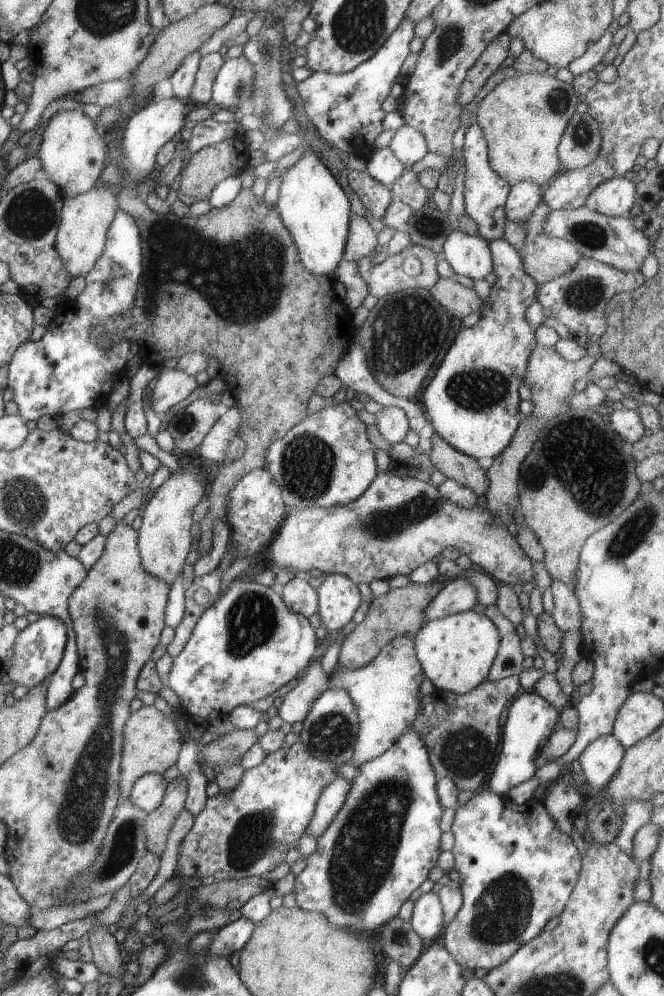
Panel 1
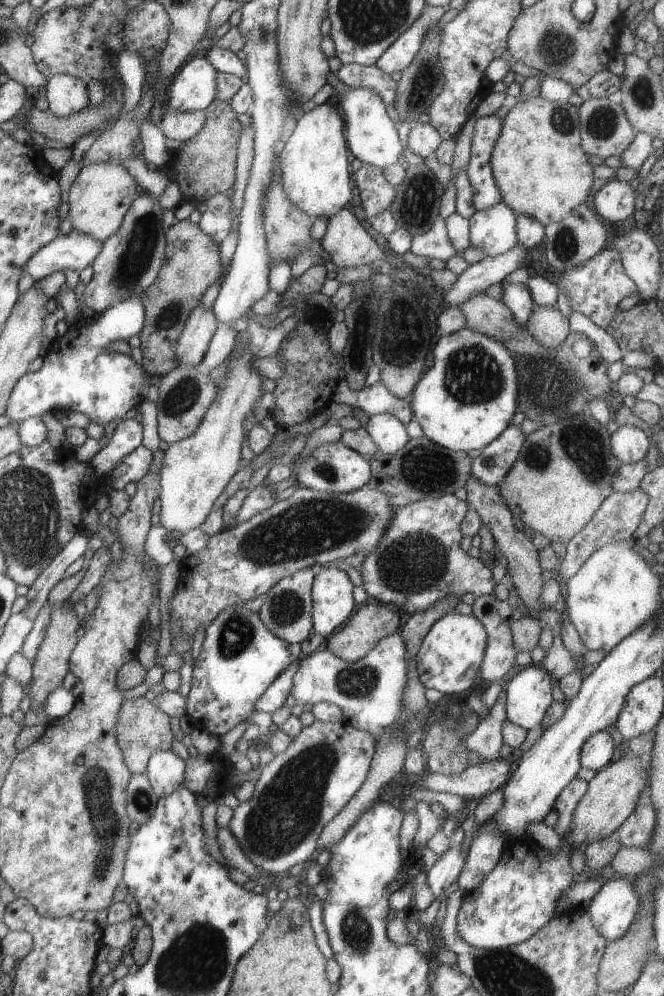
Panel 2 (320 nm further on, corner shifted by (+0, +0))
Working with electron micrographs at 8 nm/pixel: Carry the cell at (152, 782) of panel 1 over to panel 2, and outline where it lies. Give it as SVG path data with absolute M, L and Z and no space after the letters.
M169 748L169 750L151 754L144 772L151 790L157 794L158 798L163 798L183 784L186 764Z

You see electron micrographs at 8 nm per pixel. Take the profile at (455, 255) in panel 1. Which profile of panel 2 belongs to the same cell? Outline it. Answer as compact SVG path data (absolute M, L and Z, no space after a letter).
M503 201L468 218L467 246L481 250L484 258L503 254L517 242L514 212Z

